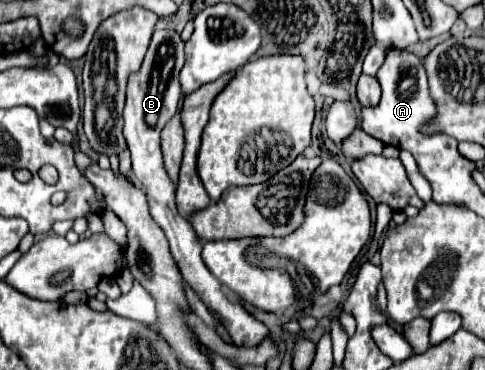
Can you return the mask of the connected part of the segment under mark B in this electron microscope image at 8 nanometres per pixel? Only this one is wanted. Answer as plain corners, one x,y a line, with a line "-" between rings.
155,30
141,70
129,78
127,104
125,104
125,112
123,112
123,120
125,120
123,134
125,134
129,150
131,150
135,180
147,194
149,212
153,214
153,220
161,226
161,230
165,232
171,254
173,254
175,262
179,264
183,278
201,296
205,306
211,308
221,318
221,322
225,324
225,328
229,330
229,334
237,346
257,346
267,338
267,326
263,322
255,320
249,312
245,312
245,308
241,304
227,300
227,296
221,292
219,280
209,272
209,268
201,260
201,240
193,232
191,224
185,218
181,218
181,214
177,212
177,204
173,198
175,186
163,168
159,134
161,134
163,126
171,120
171,116
177,112
177,106
181,100
179,72
183,66
183,44
185,42
181,40
181,36
177,32

